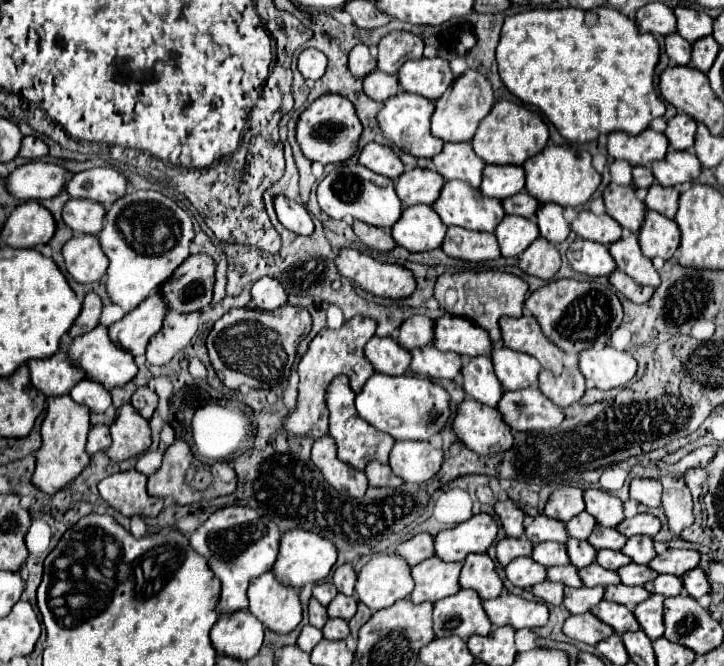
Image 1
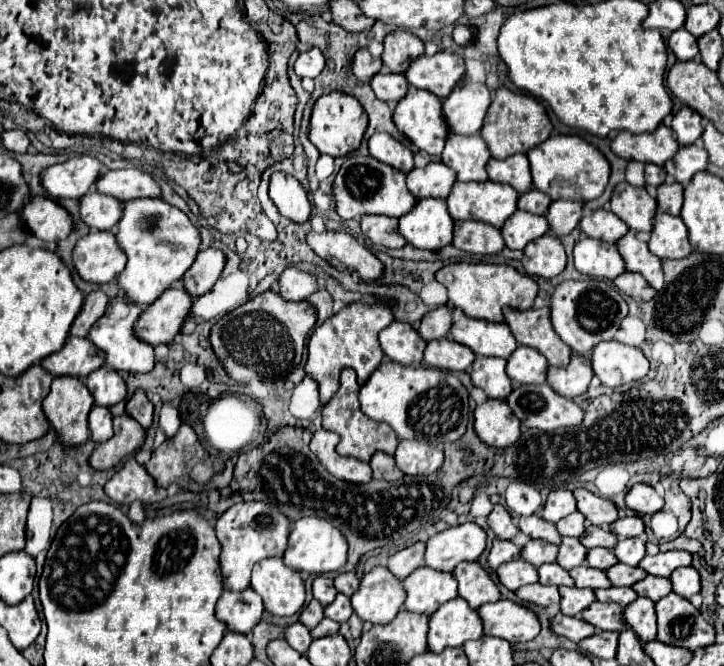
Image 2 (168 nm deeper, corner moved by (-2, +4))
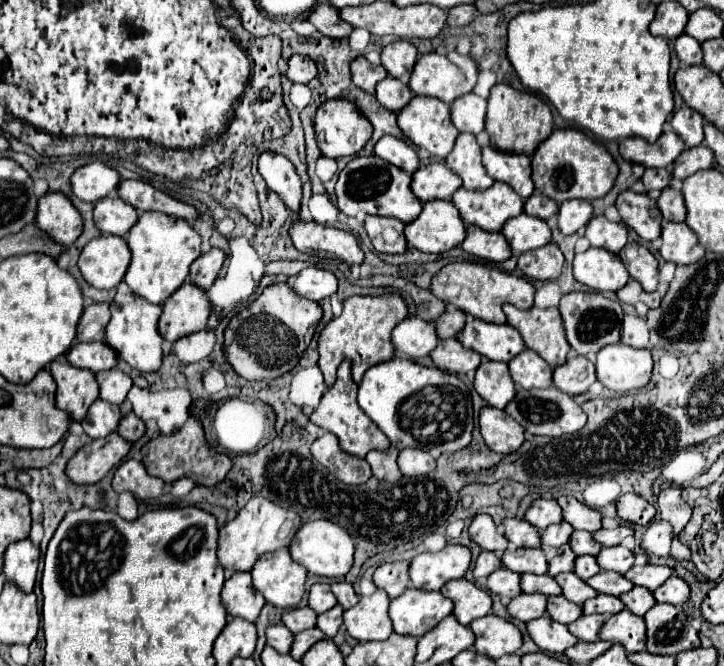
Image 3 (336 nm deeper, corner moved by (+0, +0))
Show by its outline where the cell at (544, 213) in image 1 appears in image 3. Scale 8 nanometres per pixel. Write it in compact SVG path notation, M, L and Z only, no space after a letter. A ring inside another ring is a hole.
M566 200L560 204L558 228L564 230L566 234L574 234L574 232L578 232L578 228L588 224L592 214L594 214L592 202L588 202L588 200Z

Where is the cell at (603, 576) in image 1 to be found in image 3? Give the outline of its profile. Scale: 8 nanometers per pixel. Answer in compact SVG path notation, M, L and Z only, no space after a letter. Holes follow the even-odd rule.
M566 572L554 578L560 588L562 588L562 596L574 604L584 604L588 598L596 596L594 588L588 588L588 584L584 580L580 580L574 572Z

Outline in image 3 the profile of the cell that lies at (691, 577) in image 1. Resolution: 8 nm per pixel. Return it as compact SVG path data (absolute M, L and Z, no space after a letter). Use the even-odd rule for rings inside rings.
M672 574L660 588L656 588L652 592L652 596L654 596L656 602L684 604L688 600L688 596L690 596L690 588L688 588L688 584L682 578L678 578L676 574Z

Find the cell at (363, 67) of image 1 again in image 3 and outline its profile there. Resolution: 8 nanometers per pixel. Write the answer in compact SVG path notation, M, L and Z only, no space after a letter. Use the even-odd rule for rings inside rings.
M358 56L350 64L350 68L352 68L352 82L368 94L374 94L376 84L388 76L384 66L374 66L364 56Z

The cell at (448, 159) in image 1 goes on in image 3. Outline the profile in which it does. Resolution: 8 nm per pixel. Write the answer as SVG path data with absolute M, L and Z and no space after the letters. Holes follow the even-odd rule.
M468 132L456 138L454 150L446 156L446 166L452 168L462 178L466 190L486 190L494 182L486 174L486 168L482 166L480 146L476 138Z

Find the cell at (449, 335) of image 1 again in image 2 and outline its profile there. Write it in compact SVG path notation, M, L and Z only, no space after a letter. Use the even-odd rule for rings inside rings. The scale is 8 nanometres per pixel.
M460 316L452 322L448 338L468 346L478 356L508 358L518 346L504 322L494 324L486 320L474 320L468 316Z

